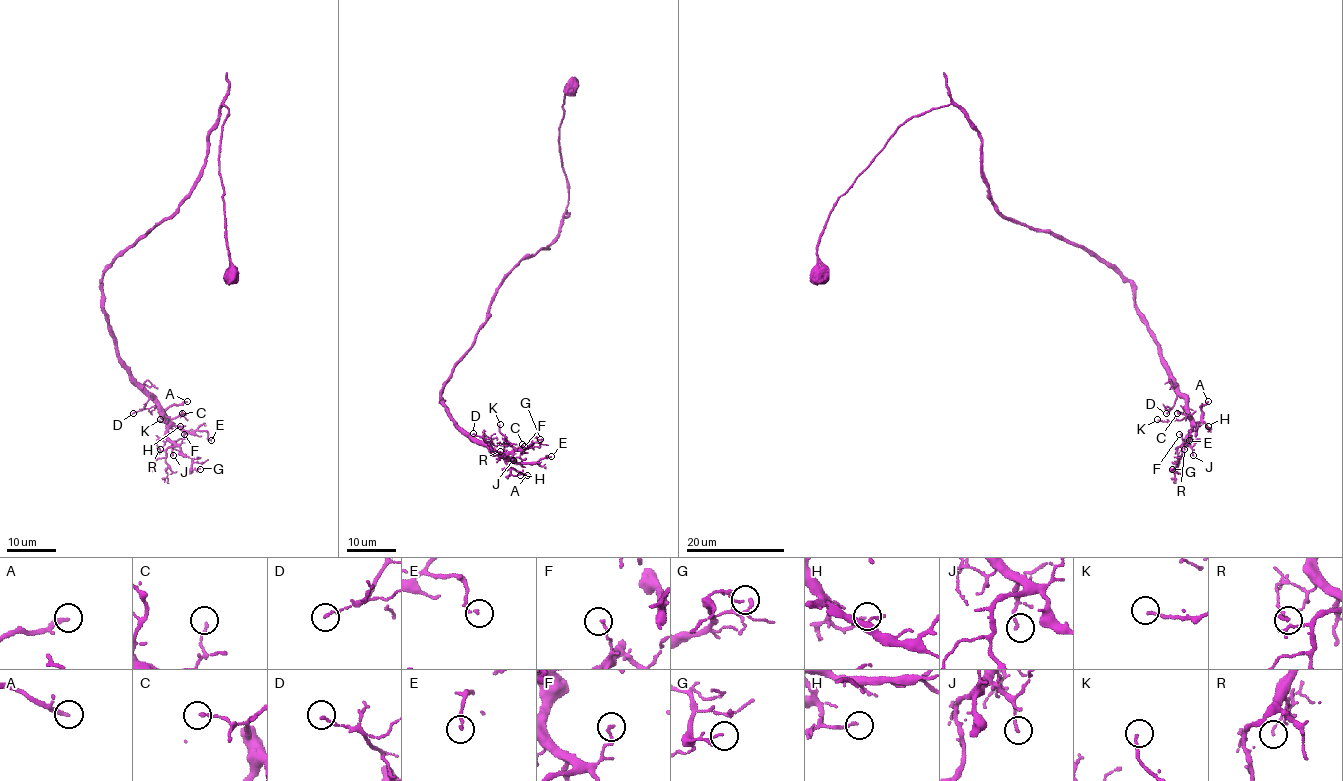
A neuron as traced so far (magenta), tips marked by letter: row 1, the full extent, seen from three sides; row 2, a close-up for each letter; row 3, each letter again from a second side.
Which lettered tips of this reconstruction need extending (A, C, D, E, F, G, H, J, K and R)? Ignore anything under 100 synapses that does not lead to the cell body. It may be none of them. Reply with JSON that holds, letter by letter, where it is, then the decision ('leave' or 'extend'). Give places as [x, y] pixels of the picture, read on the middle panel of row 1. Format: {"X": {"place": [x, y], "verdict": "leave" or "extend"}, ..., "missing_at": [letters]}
{"A": {"place": [527, 475], "verdict": "leave"}, "C": {"place": [522, 444], "verdict": "leave"}, "D": {"place": [473, 433], "verdict": "leave"}, "E": {"place": [551, 456], "verdict": "leave"}, "F": {"place": [524, 446], "verdict": "leave"}, "G": {"place": [540, 439], "verdict": "leave"}, "H": {"place": [520, 475], "verdict": "leave"}, "J": {"place": [513, 460], "verdict": "leave"}, "K": {"place": [500, 424], "verdict": "leave"}, "R": {"place": [500, 451], "verdict": "leave"}, "missing_at": []}

